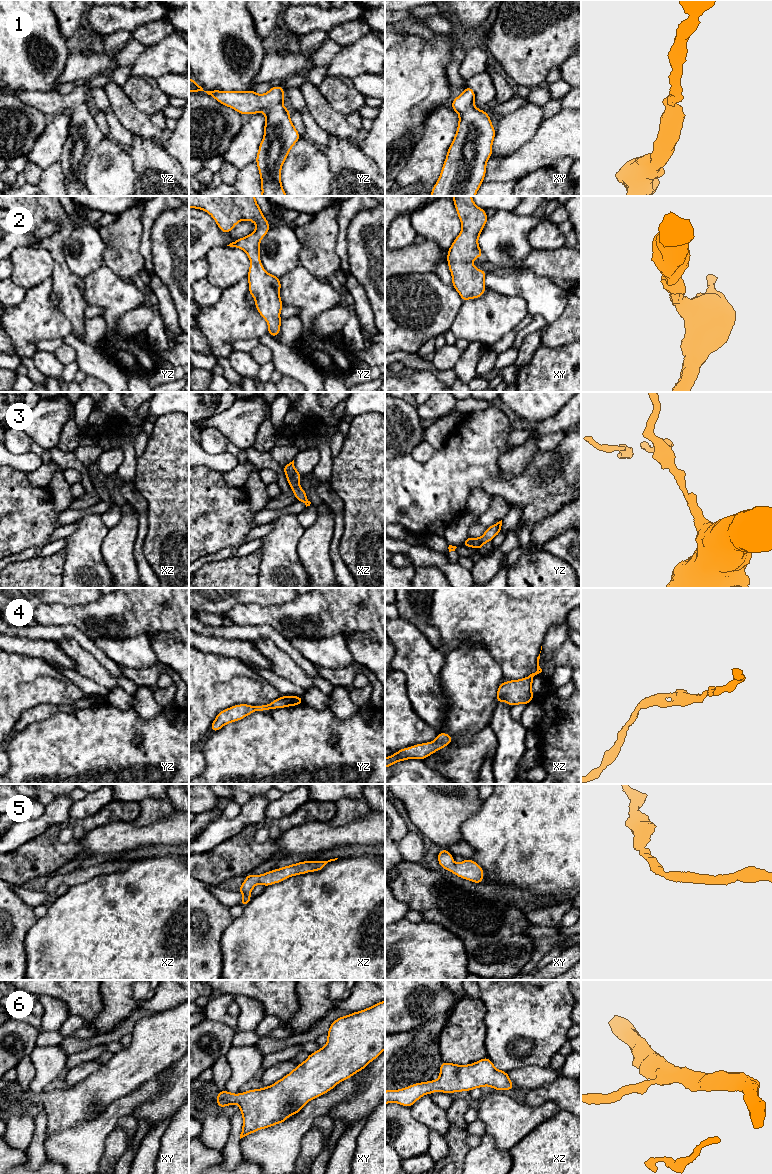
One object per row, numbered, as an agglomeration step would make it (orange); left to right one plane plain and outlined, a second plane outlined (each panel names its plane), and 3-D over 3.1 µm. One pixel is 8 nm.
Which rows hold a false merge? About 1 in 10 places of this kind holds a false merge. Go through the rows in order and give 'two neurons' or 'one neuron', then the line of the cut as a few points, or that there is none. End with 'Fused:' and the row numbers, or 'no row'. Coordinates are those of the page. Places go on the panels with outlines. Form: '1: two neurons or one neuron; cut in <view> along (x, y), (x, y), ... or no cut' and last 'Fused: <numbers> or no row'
1: one neuron; no cut
2: one neuron; no cut
3: one neuron; no cut
4: one neuron; no cut
5: one neuron; no cut
6: one neuron; no cut
Fused: no row

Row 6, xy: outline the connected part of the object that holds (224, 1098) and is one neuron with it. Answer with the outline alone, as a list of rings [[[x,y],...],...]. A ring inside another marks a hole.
[[[385,1000],[333,1021],[327,1036],[324,1047],[310,1053],[303,1063],[273,1085],[240,1094],[226,1090],[218,1093],[216,1102],[220,1108],[235,1103],[239,1106],[243,1116],[240,1139],[260,1129],[287,1121],[290,1115],[297,1114],[307,1102],[327,1093],[376,1059],[385,1050]]]

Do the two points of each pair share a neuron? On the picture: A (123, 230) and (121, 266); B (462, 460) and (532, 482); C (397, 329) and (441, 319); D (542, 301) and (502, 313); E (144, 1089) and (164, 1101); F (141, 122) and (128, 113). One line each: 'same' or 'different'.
A: same
B: same
C: same
D: different
E: different
F: same

